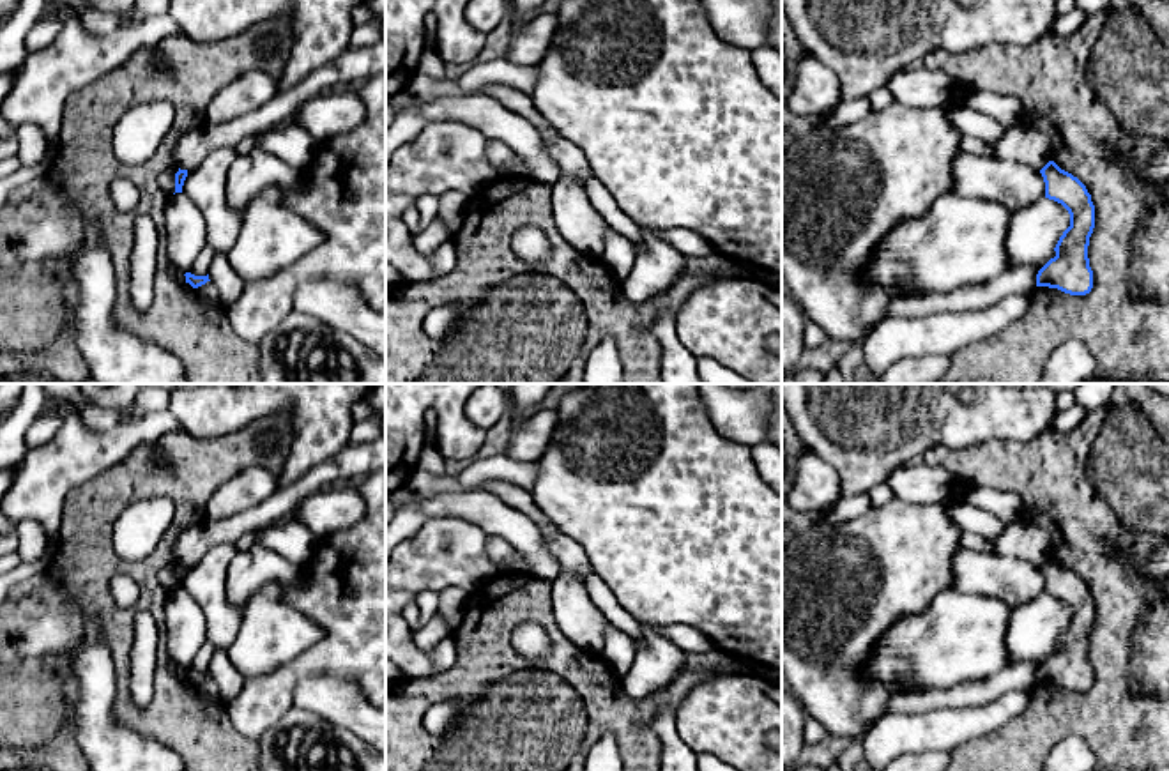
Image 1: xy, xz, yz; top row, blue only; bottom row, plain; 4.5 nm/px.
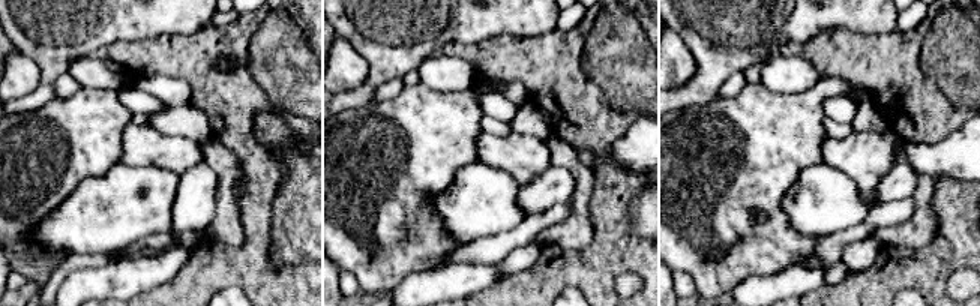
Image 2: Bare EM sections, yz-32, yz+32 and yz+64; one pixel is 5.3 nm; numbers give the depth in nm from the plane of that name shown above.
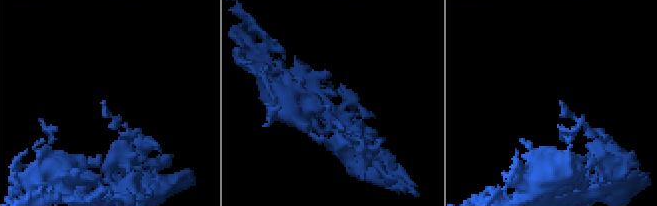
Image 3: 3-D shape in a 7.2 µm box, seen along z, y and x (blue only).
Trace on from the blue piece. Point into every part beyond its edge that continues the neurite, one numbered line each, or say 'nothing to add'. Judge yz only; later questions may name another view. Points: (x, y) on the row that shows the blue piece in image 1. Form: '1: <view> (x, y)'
nothing to add

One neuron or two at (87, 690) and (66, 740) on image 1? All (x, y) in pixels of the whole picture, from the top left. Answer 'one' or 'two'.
two

